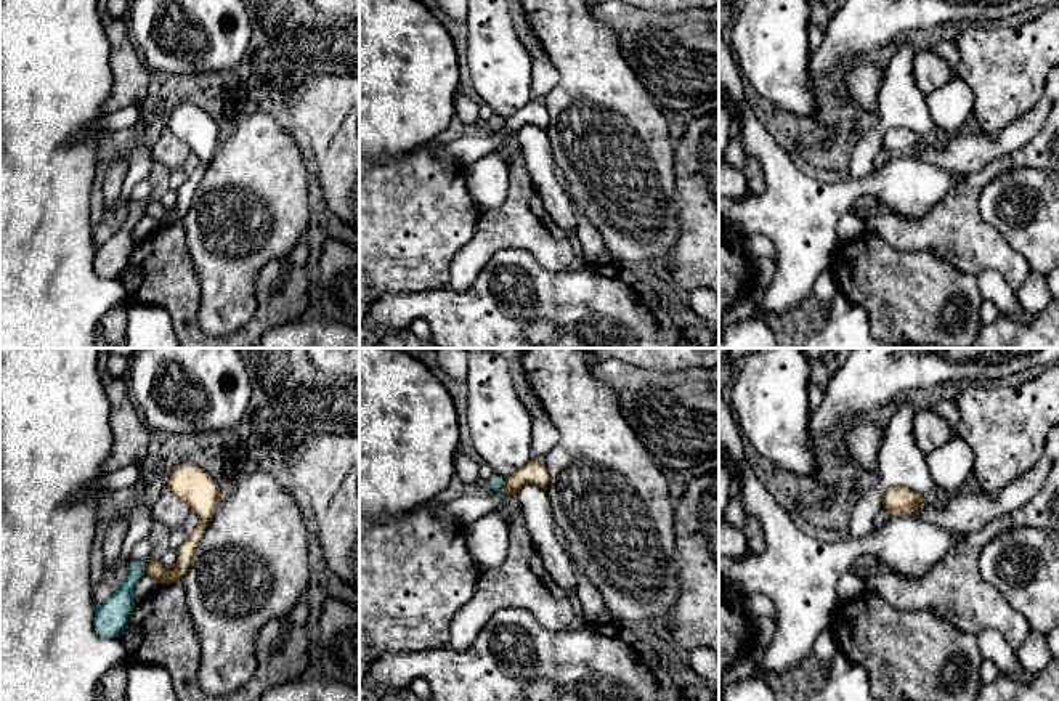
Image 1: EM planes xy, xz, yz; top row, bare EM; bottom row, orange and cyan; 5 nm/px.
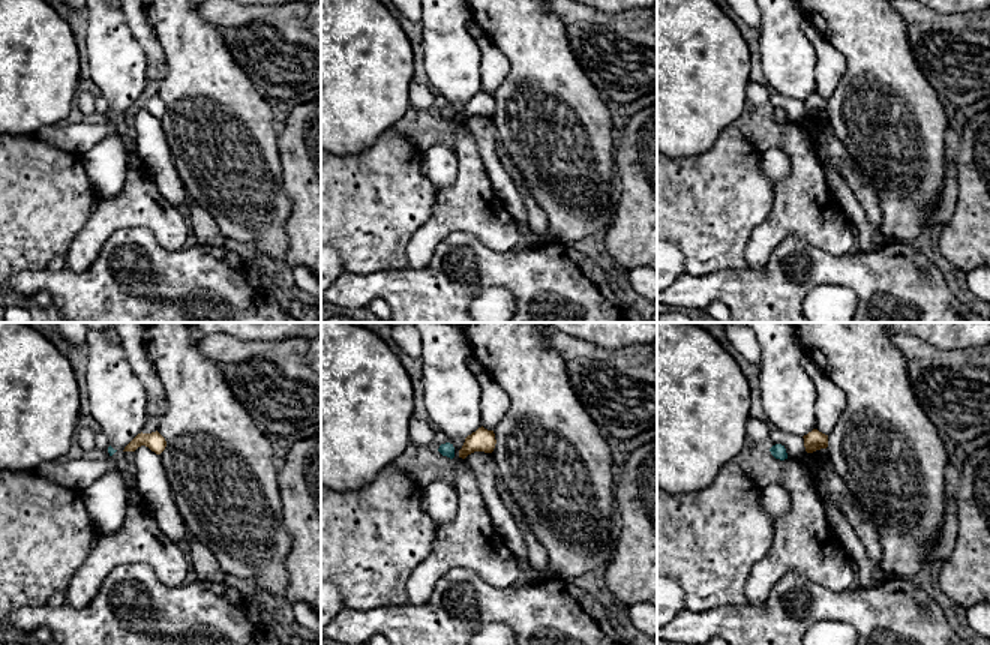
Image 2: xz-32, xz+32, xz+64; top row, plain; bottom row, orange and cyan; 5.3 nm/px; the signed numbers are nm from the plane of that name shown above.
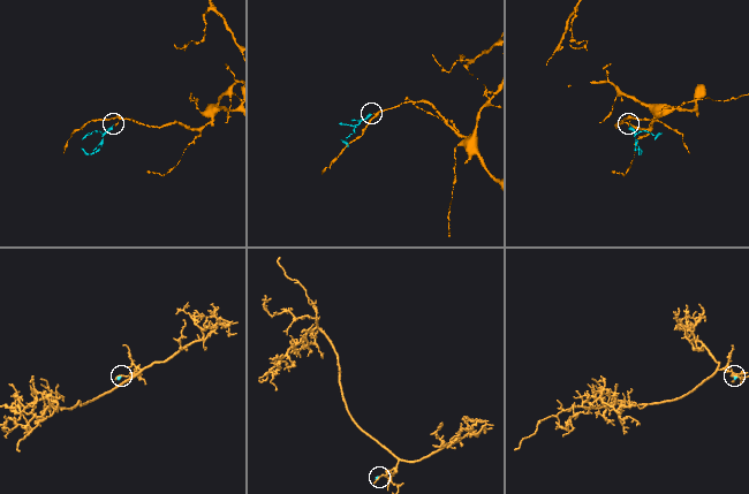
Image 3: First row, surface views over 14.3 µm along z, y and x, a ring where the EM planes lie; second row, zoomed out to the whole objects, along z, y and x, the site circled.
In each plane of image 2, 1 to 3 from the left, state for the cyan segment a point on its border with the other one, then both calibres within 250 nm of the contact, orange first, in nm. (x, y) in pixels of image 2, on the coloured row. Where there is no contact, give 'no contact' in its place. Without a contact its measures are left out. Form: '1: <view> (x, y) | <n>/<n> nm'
1: no contact
2: no contact
3: no contact

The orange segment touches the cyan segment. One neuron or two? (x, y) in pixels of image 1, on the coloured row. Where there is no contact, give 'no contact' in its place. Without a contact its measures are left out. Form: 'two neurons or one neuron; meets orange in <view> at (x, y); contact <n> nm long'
two neurons; meets orange in xz at (504, 486); contact 70 nm long

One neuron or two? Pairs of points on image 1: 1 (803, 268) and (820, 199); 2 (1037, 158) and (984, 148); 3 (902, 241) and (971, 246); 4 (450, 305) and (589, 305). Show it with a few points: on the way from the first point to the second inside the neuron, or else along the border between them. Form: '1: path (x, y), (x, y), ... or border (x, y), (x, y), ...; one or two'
1: path (803, 251), (803, 217); one
2: border (1042, 129), (1022, 146), (995, 158), (979, 170); two
3: path (920, 239), (953, 239); one
4: path (485, 305), (554, 302); one

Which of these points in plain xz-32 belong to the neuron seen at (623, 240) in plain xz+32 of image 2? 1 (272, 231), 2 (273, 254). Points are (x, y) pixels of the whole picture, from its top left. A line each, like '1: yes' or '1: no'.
1: no
2: no

